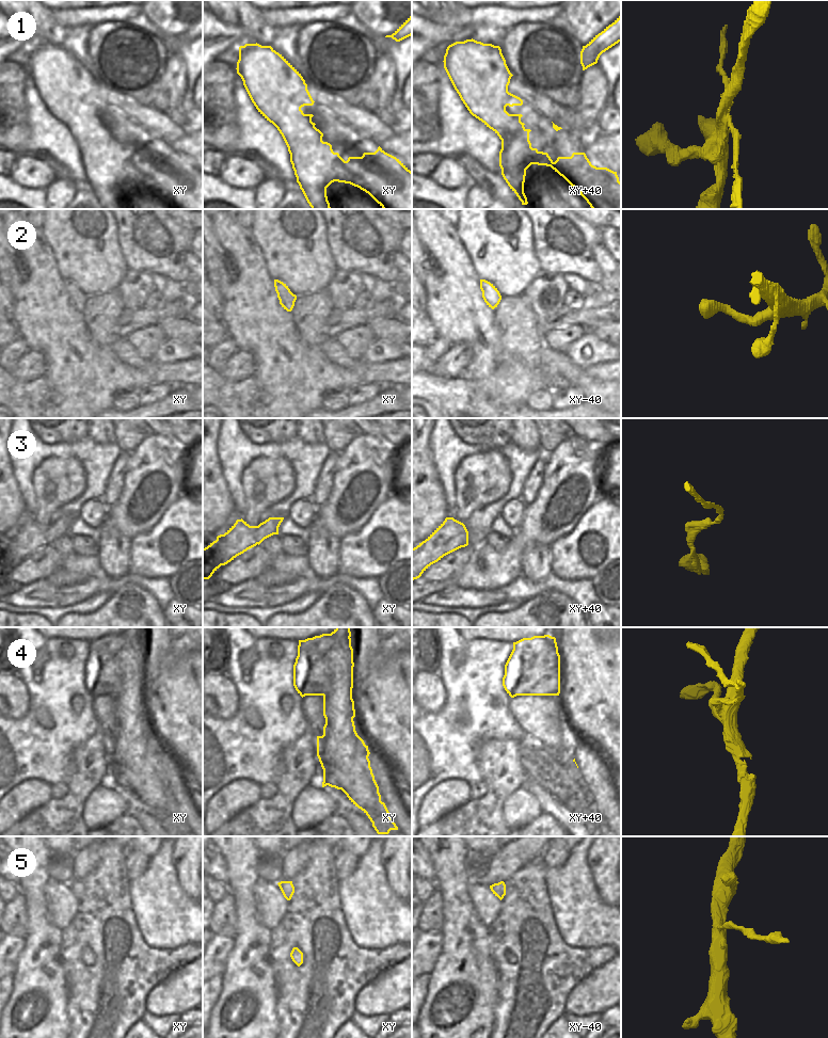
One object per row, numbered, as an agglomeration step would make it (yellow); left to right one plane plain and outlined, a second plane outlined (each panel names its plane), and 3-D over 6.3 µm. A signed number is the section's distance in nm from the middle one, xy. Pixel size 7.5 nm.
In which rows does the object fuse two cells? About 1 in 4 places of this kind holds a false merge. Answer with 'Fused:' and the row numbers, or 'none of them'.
Fused: 1, 4.

